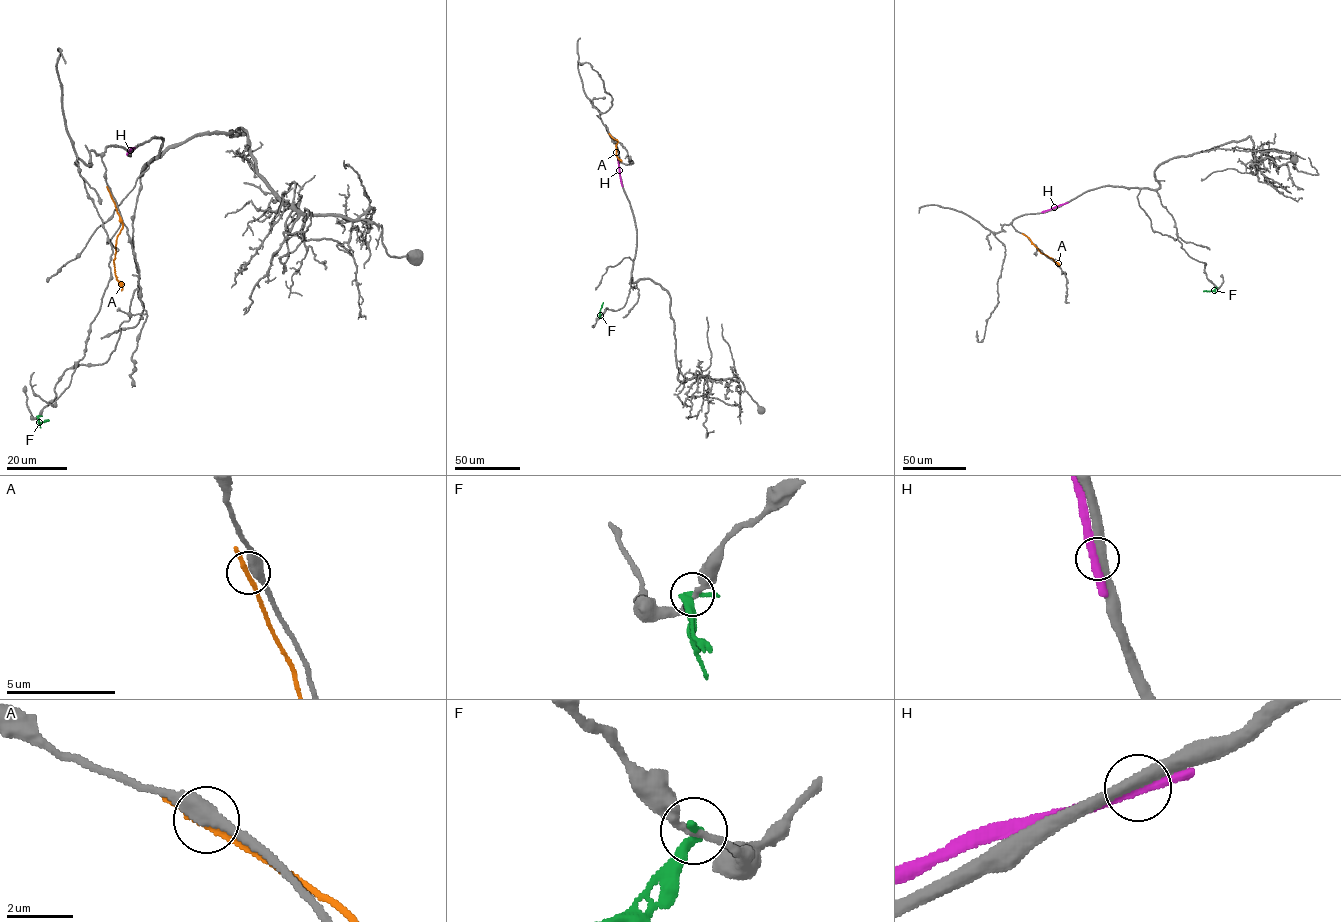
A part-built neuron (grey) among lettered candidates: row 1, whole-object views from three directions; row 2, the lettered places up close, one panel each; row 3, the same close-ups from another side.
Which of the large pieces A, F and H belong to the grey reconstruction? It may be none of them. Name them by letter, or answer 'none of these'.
none of these

